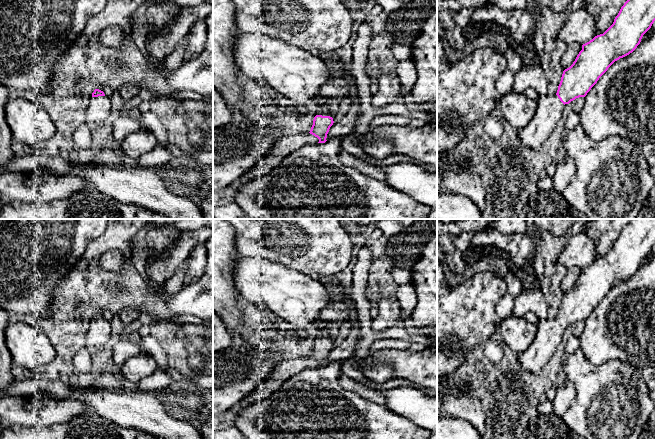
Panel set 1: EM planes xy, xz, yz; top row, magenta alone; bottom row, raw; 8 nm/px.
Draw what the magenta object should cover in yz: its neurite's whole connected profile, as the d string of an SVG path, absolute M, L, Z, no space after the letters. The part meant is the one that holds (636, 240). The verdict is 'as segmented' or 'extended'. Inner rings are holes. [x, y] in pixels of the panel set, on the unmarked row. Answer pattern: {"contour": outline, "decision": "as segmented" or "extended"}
{"contour": "M632 219L621 231L613 248L603 258L582 269L582 274L573 288L563 295L557 317L539 320L534 342L519 356L520 369L531 374L537 374L542 370L560 344L564 329L576 322L585 321L615 285L629 279L637 272L654 245L655 219Z", "decision": "extended"}

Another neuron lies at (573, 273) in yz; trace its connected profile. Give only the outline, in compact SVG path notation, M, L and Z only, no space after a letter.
M579 267L568 268L566 275L561 281L561 289L563 293L569 292L575 285L577 279L582 274L582 269Z

